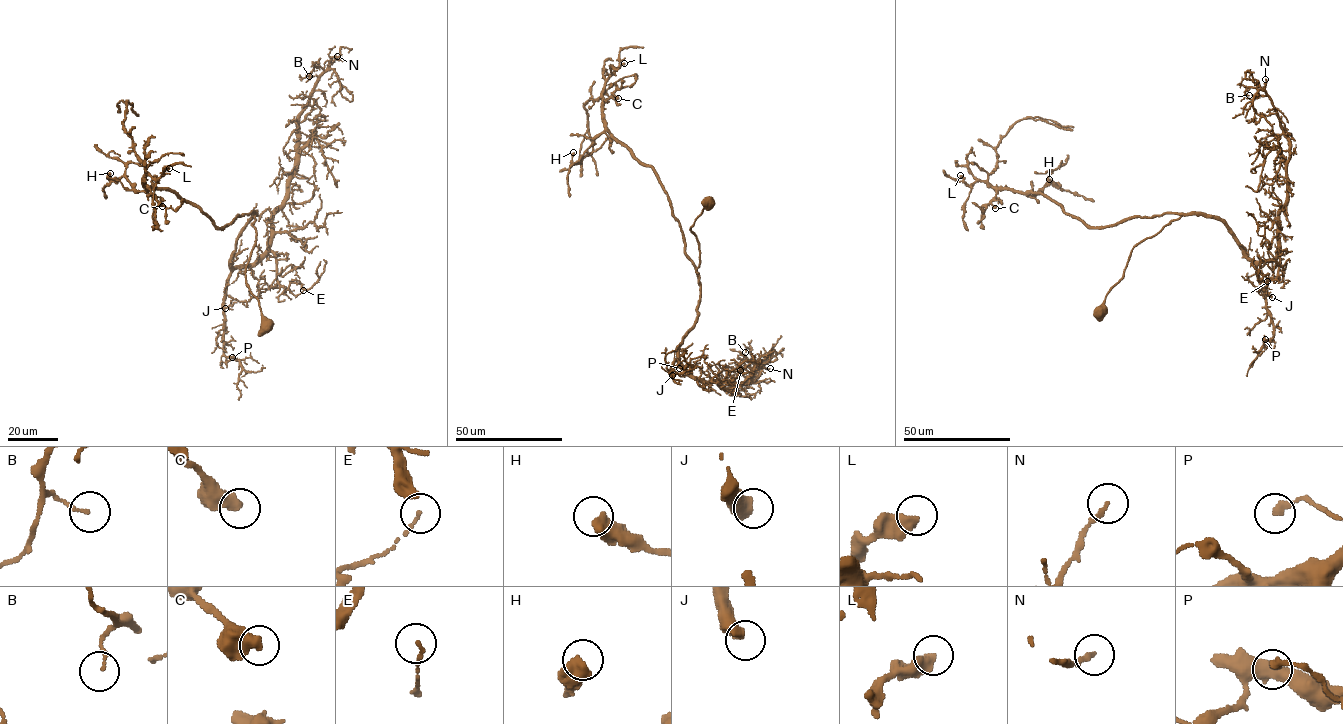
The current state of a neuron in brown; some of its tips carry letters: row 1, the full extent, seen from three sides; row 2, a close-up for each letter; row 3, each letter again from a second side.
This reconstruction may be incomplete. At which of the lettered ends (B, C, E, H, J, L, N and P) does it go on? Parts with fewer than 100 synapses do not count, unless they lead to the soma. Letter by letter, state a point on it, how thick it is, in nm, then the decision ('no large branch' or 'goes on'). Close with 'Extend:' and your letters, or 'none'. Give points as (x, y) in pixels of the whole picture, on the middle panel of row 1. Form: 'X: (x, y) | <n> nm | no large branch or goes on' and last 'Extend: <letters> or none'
B: (745, 352) | 130 nm | no large branch
C: (618, 98) | 550 nm | no large branch
E: (740, 370) | 130 nm | no large branch
H: (573, 152) | 550 nm | no large branch
J: (672, 375) | 550 nm | goes on
L: (624, 63) | 460 nm | no large branch
N: (770, 368) | 190 nm | no large branch
P: (679, 368) | 240 nm | no large branch
Extend: J

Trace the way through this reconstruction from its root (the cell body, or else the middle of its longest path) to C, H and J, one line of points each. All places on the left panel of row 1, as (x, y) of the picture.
C: (266, 324), (245, 276), (256, 241), (255, 214), (237, 215), (218, 228), (172, 191), (144, 184), (162, 206)
H: (266, 324), (246, 281), (253, 212), (218, 228), (172, 191), (135, 191), (110, 173)
J: (266, 324), (245, 276), (256, 241), (251, 224), (256, 213), (236, 241), (225, 308)

